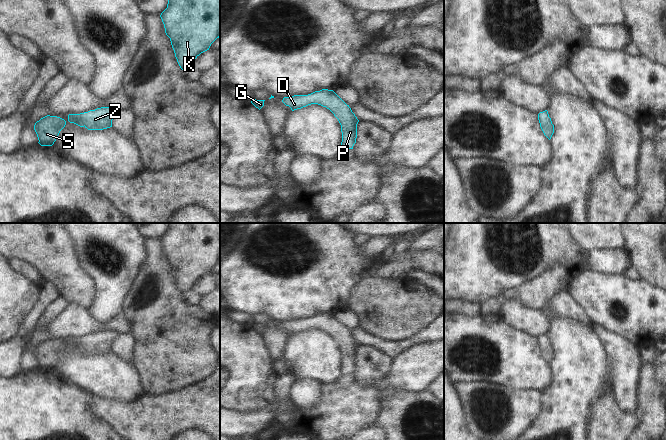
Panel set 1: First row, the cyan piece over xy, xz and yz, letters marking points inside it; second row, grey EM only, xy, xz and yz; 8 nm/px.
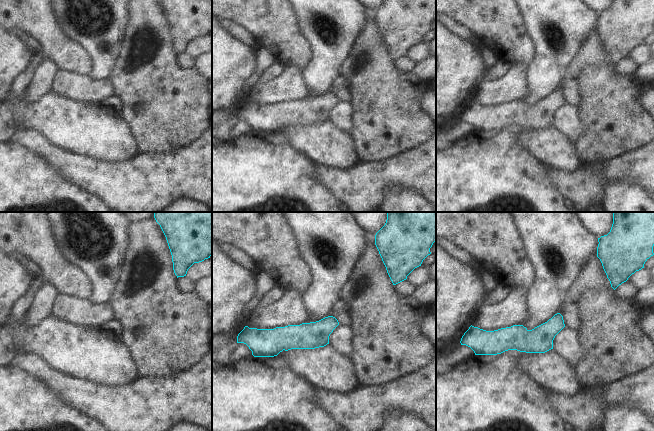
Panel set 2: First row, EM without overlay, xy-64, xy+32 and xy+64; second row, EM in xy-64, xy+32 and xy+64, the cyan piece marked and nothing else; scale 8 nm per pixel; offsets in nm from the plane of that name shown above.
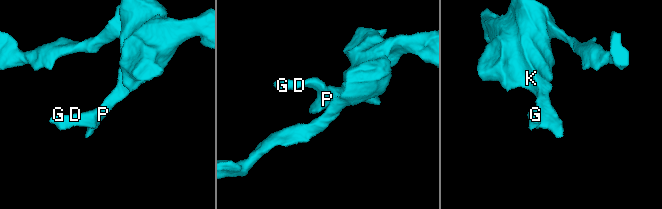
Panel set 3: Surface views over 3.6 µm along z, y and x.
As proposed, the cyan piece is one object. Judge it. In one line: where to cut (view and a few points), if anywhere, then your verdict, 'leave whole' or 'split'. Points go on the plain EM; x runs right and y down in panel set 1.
cut none; leave whole

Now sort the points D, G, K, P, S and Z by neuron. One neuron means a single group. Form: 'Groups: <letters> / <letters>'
Groups: D G K P S Z

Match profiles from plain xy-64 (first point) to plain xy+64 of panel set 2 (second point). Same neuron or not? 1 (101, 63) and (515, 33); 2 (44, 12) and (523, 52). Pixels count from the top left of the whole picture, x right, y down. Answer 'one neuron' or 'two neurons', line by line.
1: two neurons
2: one neuron

